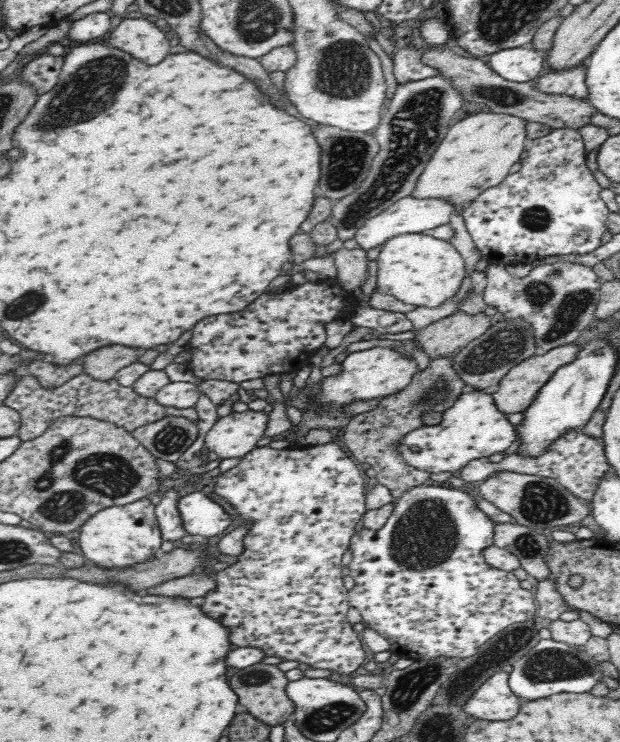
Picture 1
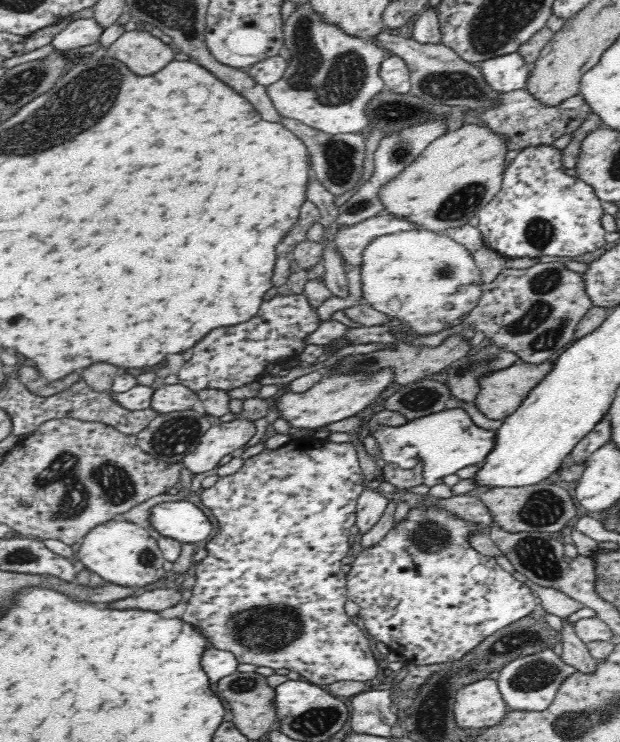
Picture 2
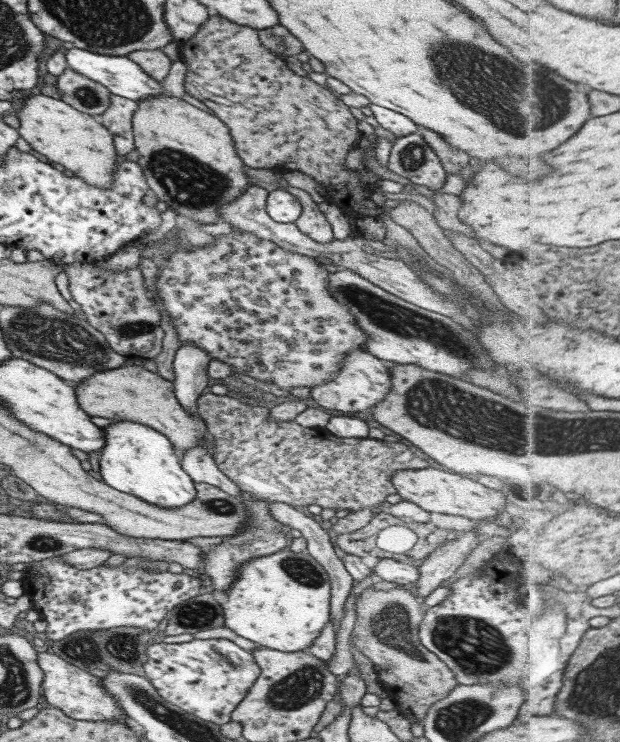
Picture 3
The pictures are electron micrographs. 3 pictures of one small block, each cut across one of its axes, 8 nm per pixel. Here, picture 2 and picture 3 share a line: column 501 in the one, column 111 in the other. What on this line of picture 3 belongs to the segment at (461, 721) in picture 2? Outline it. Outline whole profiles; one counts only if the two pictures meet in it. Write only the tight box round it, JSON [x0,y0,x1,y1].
[36,651,127,725]

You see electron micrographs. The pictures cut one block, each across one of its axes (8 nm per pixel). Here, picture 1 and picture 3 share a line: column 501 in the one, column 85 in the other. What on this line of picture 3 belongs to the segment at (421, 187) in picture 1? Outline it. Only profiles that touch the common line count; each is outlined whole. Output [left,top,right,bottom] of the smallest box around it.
[13,94,117,188]

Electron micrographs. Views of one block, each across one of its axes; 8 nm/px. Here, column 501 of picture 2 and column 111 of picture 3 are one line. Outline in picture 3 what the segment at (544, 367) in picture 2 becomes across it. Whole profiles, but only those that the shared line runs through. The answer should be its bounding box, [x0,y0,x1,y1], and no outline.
[72,364,212,456]

